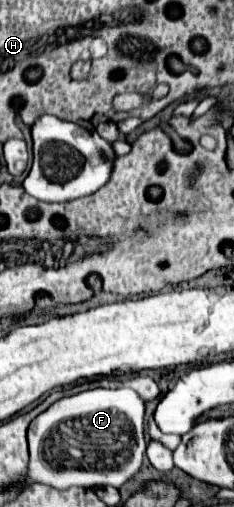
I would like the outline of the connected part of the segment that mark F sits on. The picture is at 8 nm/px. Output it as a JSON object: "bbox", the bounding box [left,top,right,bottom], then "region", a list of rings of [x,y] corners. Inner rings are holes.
{"bbox":[22,388,146,490],"region":[[[94,388],[68,398],[54,402],[46,412],[36,416],[28,428],[28,446],[30,446],[30,464],[22,484],[22,490],[30,484],[46,484],[58,490],[70,486],[82,488],[102,488],[114,486],[120,488],[128,482],[142,466],[146,442],[144,442],[144,402],[130,388]]]}

